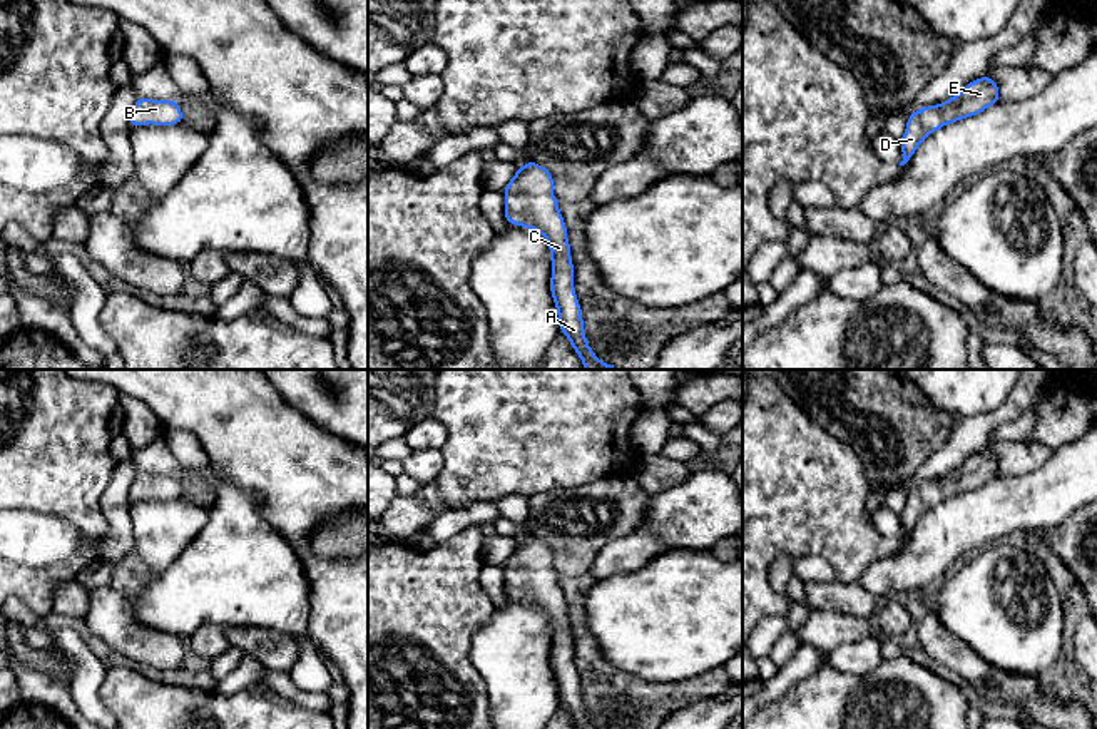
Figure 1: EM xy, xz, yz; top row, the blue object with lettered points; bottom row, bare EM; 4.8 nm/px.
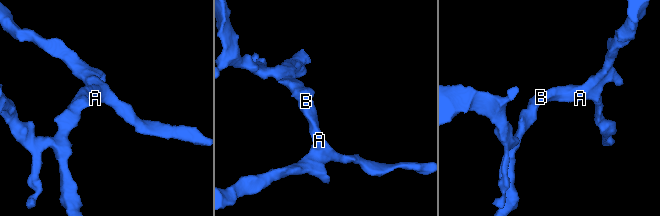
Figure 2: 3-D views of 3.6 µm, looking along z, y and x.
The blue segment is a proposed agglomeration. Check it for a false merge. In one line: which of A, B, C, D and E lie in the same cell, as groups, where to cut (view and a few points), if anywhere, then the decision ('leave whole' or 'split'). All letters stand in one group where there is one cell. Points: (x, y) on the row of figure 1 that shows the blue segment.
groups A B C D E; cut none; leave whole

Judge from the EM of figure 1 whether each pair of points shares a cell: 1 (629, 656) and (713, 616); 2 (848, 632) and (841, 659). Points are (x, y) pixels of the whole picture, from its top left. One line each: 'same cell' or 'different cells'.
1: same cell
2: different cells

